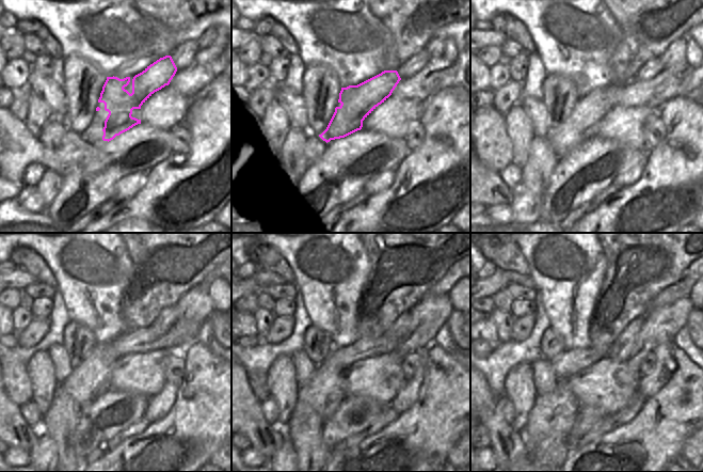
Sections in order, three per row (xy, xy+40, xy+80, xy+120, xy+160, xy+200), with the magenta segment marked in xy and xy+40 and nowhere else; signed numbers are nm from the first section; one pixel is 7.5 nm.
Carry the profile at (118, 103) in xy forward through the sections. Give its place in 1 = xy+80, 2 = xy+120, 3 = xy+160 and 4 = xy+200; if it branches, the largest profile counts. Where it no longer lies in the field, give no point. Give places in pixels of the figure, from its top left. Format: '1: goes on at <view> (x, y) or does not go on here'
1: goes on at xy+80 (582, 120)
2: goes on at xy+120 (92, 377)
3: goes on at xy+160 (329, 376)
4: goes on at xy+200 (552, 417)

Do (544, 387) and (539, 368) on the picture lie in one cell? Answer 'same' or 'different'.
same

